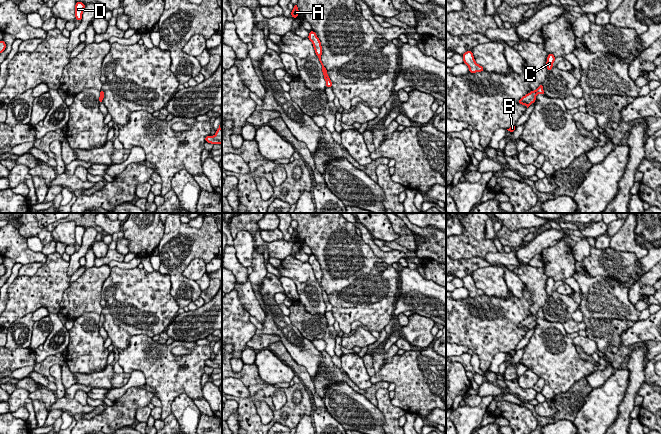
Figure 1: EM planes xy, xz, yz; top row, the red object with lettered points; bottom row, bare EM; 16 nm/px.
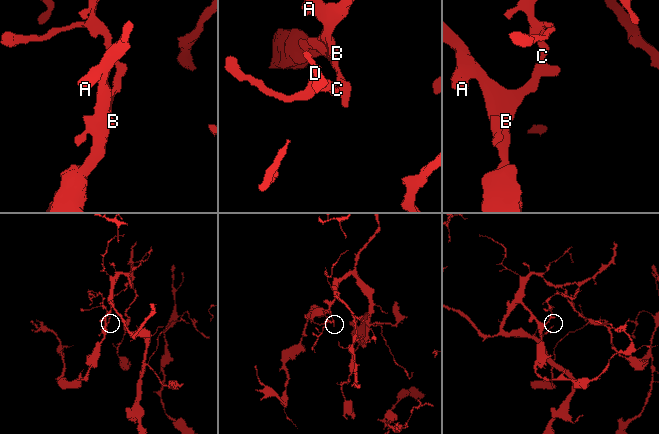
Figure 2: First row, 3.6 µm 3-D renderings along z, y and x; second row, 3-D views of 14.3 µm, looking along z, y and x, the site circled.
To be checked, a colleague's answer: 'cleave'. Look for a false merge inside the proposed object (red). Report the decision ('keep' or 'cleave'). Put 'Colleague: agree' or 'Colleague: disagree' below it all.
keep
Colleague: disagree

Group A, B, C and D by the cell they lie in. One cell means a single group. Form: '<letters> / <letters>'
A B C D

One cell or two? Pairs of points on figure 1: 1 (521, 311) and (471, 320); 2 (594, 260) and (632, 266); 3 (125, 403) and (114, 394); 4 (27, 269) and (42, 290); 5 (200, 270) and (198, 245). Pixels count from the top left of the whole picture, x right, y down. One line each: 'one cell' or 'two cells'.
1: one cell
2: one cell
3: two cells
4: two cells
5: two cells

